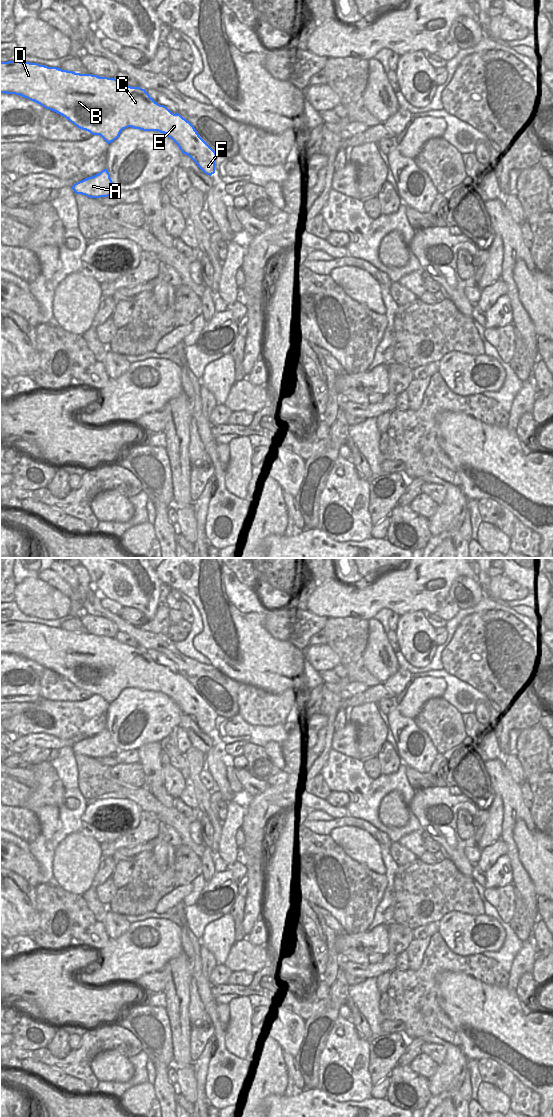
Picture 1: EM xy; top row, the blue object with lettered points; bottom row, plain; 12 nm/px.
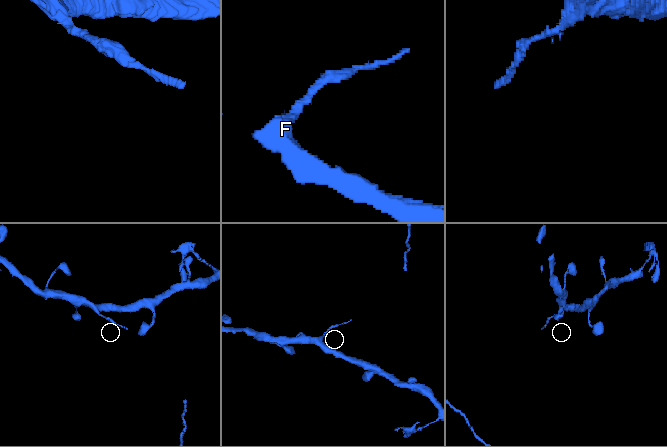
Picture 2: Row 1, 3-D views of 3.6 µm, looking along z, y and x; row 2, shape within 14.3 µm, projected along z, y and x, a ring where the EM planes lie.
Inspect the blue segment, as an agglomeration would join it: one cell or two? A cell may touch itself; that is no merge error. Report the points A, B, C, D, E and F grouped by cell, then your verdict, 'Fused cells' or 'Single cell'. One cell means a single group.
Groups: A B C D E F. Single cell

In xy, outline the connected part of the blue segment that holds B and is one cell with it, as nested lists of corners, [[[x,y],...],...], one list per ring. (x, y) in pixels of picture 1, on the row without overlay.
[[[0,622],[0,653],[15,654],[52,670],[82,690],[100,695],[108,704],[128,687],[166,694],[207,735],[215,733],[216,712],[199,696],[194,686],[180,674],[160,665],[145,649],[131,647],[115,638],[80,634],[38,623]]]

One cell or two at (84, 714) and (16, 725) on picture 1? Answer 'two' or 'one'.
one

